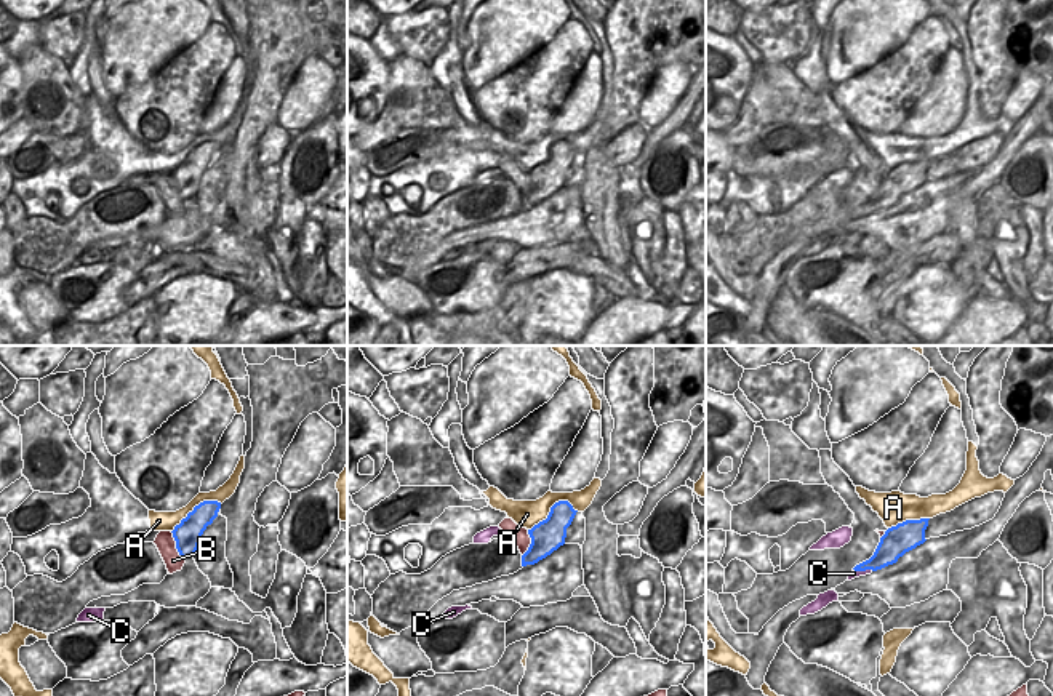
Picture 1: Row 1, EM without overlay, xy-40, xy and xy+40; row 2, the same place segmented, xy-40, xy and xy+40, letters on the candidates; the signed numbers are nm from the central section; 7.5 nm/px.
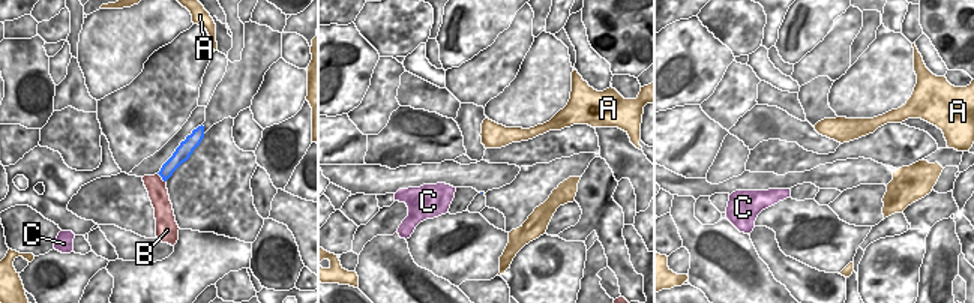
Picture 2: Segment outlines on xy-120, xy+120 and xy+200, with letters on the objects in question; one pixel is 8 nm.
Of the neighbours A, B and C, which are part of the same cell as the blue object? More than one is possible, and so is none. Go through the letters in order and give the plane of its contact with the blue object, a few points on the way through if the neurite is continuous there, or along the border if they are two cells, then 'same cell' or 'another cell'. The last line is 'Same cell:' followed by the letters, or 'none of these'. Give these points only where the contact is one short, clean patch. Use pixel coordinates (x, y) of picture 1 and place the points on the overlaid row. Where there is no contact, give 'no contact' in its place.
A: meets blue in xy; border along xy (578, 511), (567, 501), (557, 501), (549, 514), (528, 530); another cell
B: meets blue in xy-40; border along xy-40 (170, 532), (175, 548), (184, 560); another cell
C: meets blue in xy+40; border along xy+40 (853, 568), (872, 570); another cell
Same cell: none of these

